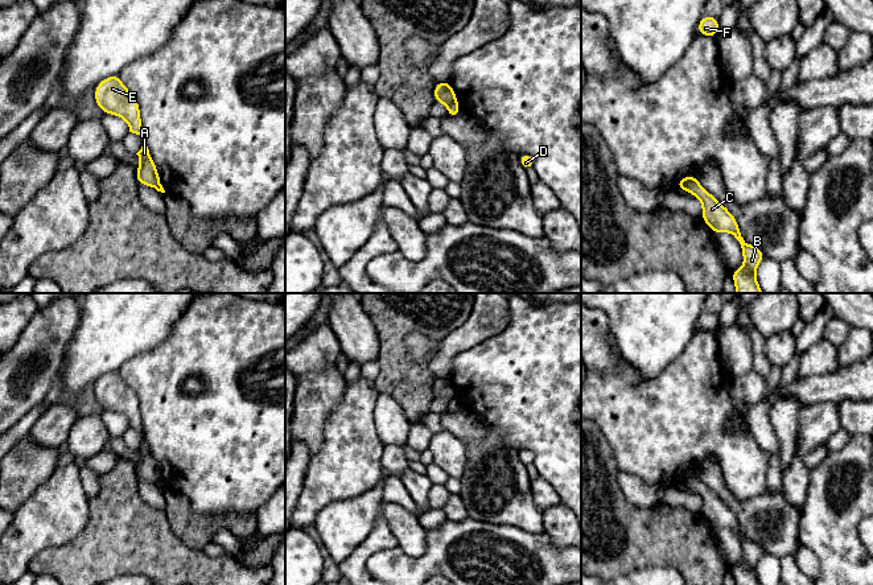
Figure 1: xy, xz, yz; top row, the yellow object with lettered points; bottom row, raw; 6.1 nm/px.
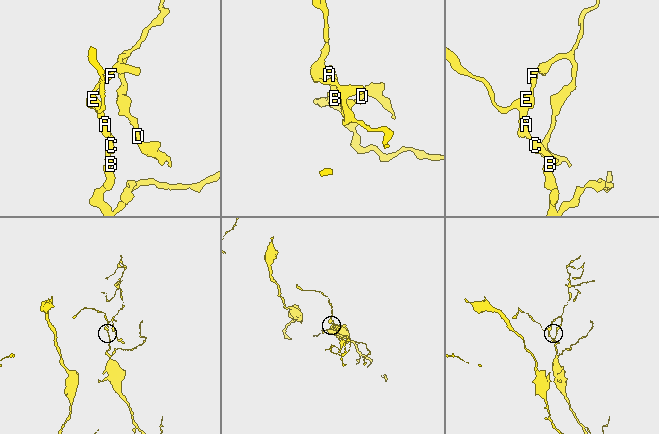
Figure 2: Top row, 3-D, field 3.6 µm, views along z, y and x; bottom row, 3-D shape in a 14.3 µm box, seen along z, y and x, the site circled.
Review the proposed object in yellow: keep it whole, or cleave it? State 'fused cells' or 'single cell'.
fused cells

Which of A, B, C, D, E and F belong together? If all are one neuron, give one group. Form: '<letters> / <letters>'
A D E F / B C

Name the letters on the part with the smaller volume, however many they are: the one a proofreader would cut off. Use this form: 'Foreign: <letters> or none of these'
Foreign: A, D, E, F

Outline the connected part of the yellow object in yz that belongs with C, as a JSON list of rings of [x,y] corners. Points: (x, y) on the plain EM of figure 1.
[[[697,474],[689,477],[685,486],[701,497],[703,508],[700,512],[713,530],[728,527],[740,537],[745,563],[730,569],[736,585],[761,585],[757,578],[755,564],[765,555],[763,547],[744,536],[736,514],[699,479]]]

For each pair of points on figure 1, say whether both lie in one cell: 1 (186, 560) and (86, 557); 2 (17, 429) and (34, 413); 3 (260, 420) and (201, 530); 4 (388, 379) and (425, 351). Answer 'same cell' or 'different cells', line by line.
1: same cell
2: same cell
3: different cells
4: different cells

